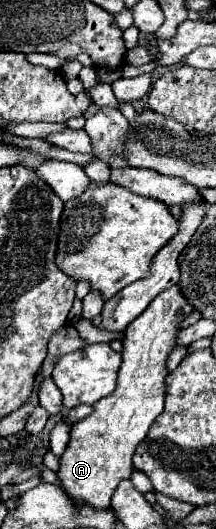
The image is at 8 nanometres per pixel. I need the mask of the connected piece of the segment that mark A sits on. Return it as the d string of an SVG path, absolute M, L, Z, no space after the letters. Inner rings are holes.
M179 284L167 288L163 294L157 294L155 300L147 306L147 310L133 320L133 324L127 326L125 338L123 338L123 364L119 368L119 378L117 378L117 388L103 400L99 400L93 406L93 414L87 416L85 420L73 424L71 428L71 440L61 456L61 468L57 476L61 478L61 486L77 500L85 500L87 504L95 508L109 508L111 506L111 496L117 488L117 484L125 478L131 476L133 472L133 452L137 444L147 436L147 430L155 422L155 418L163 412L163 402L165 402L165 392L167 392L167 358L173 352L177 344L177 334L181 330L181 322L193 312L191 304L187 298L181 294Z

